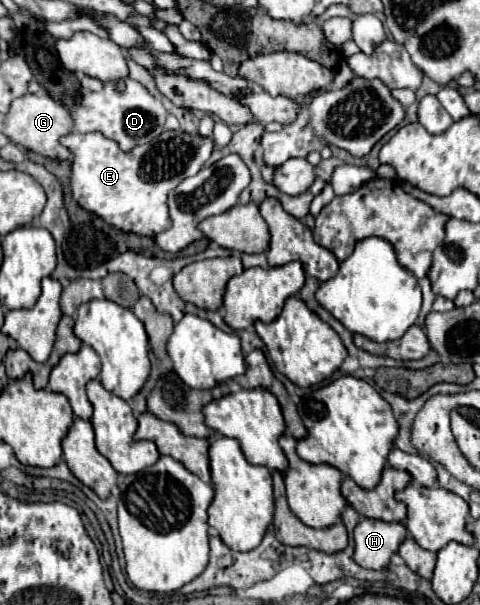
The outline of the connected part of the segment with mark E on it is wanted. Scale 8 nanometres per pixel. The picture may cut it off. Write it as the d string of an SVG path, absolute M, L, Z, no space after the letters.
M164 131L156 141L138 145L136 149L122 151L116 141L106 139L102 133L70 133L60 139L64 147L68 147L74 155L72 161L72 197L78 201L80 207L86 211L96 213L102 217L106 223L126 231L126 233L136 233L136 235L148 235L154 237L166 229L170 229L170 213L168 213L168 191L172 191L182 179L196 175L208 157L212 155L214 141L212 137L202 137L202 135L190 135L186 131Z

